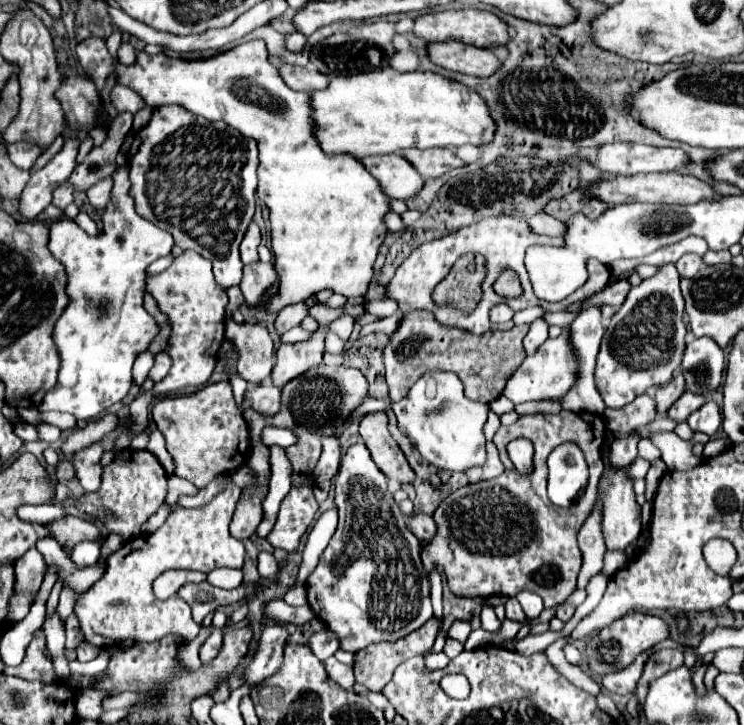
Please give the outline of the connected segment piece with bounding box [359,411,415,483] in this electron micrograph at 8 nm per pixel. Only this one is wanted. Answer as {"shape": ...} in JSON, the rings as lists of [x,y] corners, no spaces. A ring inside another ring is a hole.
{"shape":[[[383,411],[367,413],[359,425],[359,433],[373,461],[389,479],[399,479],[401,483],[407,483],[415,477],[415,471],[411,469],[397,441],[389,433],[389,419]]]}

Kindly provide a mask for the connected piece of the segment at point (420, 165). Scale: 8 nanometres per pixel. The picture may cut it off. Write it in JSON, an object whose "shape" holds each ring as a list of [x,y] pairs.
{"shape":[[[441,147],[403,149],[401,155],[407,157],[407,161],[411,161],[411,165],[415,165],[419,175],[423,175],[423,177],[437,177],[437,175],[443,175],[445,171],[451,171],[455,167],[465,165],[459,157],[455,157],[451,151],[441,149]]]}

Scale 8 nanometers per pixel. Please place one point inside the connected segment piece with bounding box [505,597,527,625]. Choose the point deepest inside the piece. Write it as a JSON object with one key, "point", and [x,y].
{"point":[514,611]}

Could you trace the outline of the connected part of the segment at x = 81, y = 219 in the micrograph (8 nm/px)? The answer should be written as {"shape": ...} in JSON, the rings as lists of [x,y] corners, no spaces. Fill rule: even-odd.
{"shape":[[[85,209],[79,211],[79,214],[75,217],[75,221],[77,221],[79,227],[83,227],[89,235],[99,235],[99,227],[97,227],[95,221],[85,213]]]}

